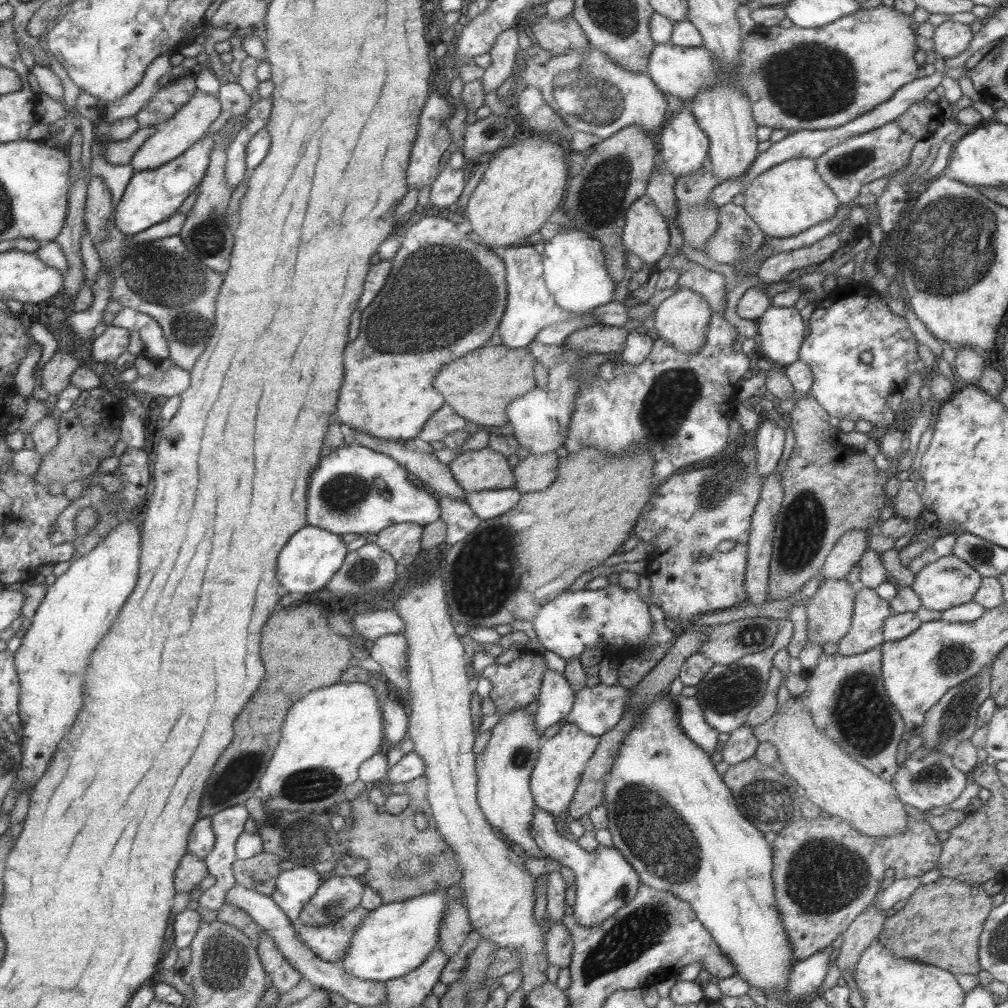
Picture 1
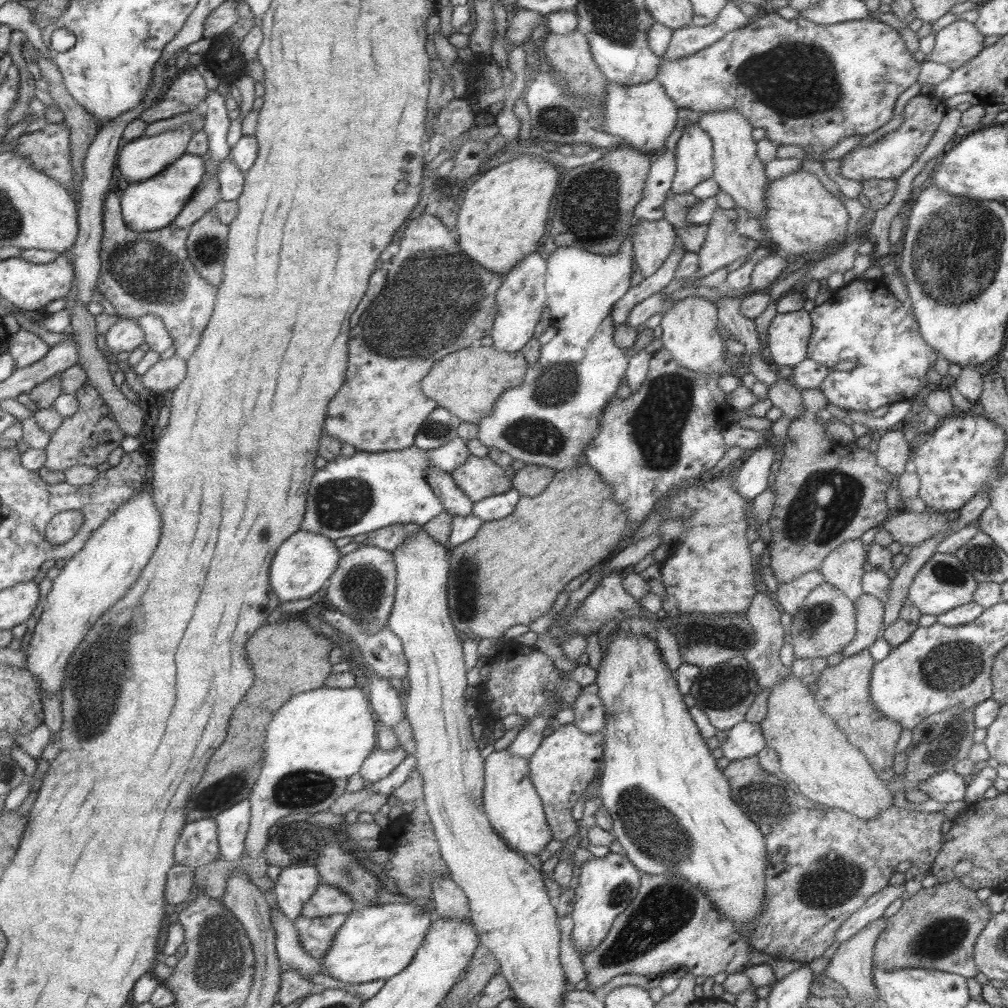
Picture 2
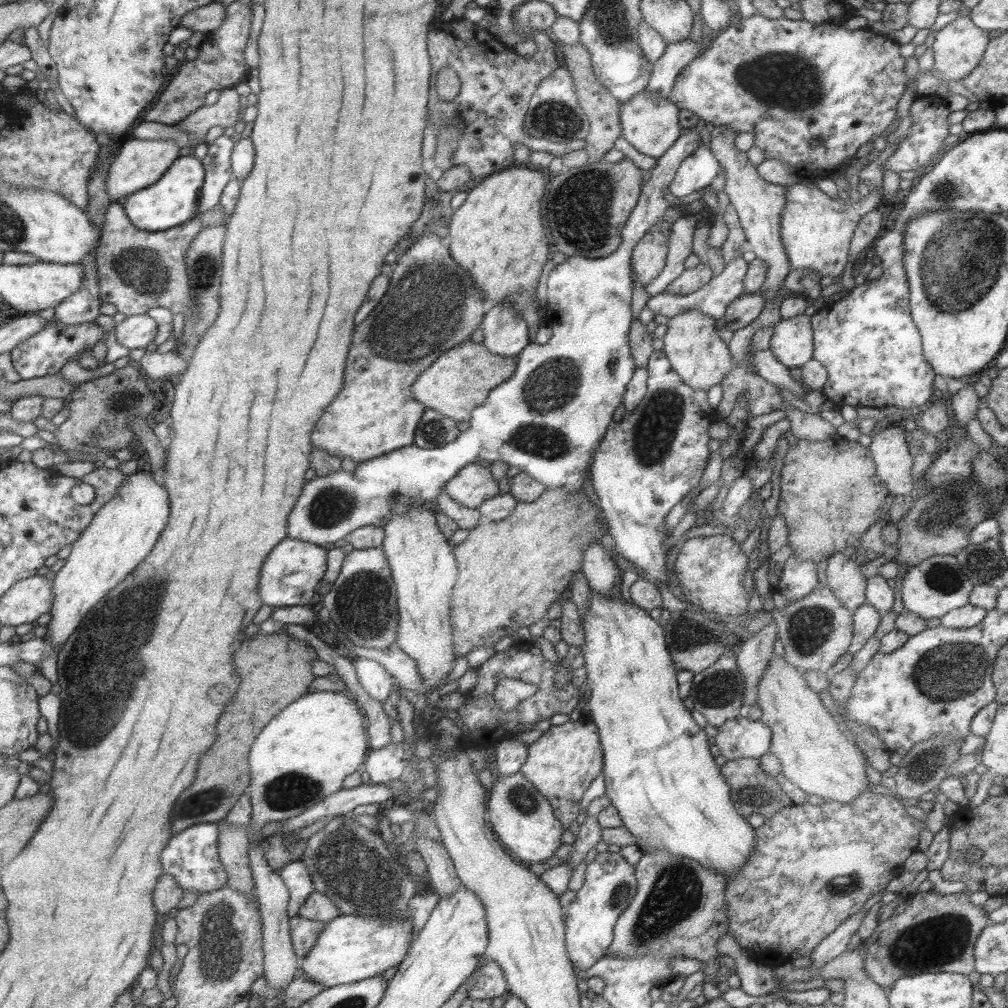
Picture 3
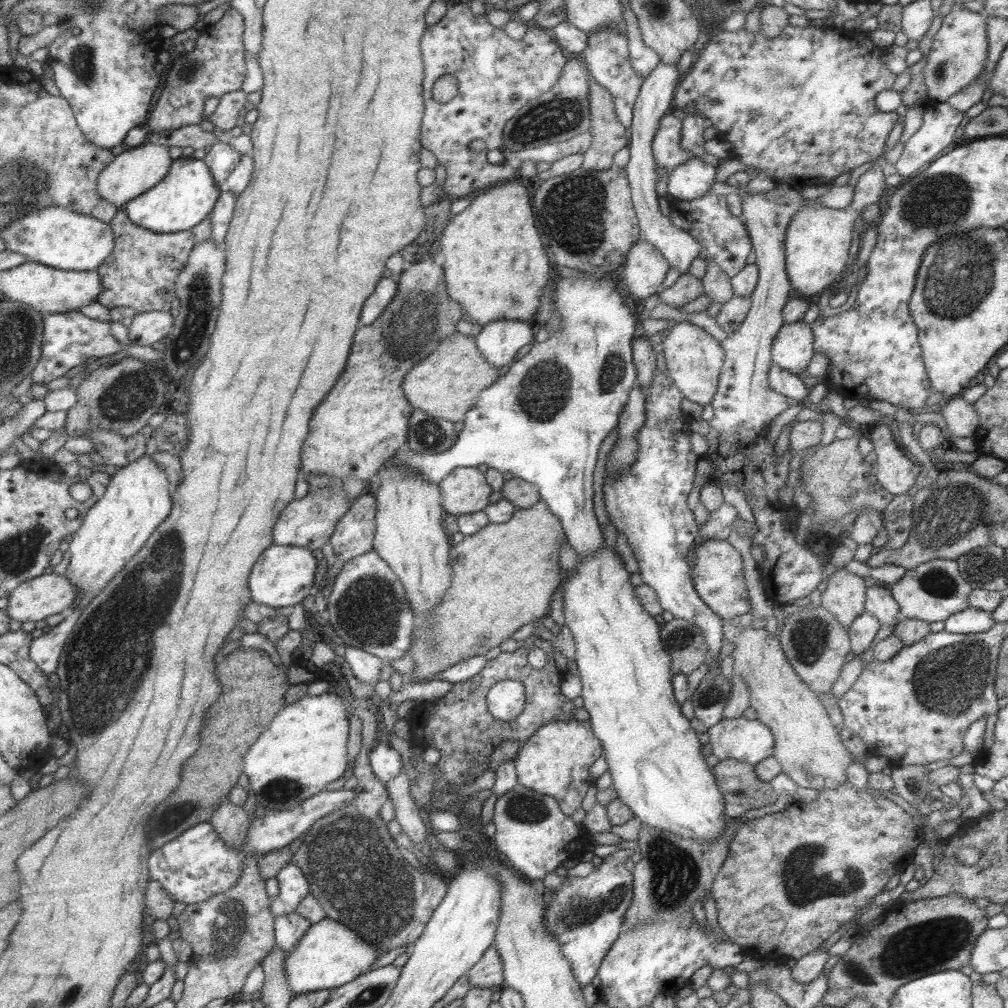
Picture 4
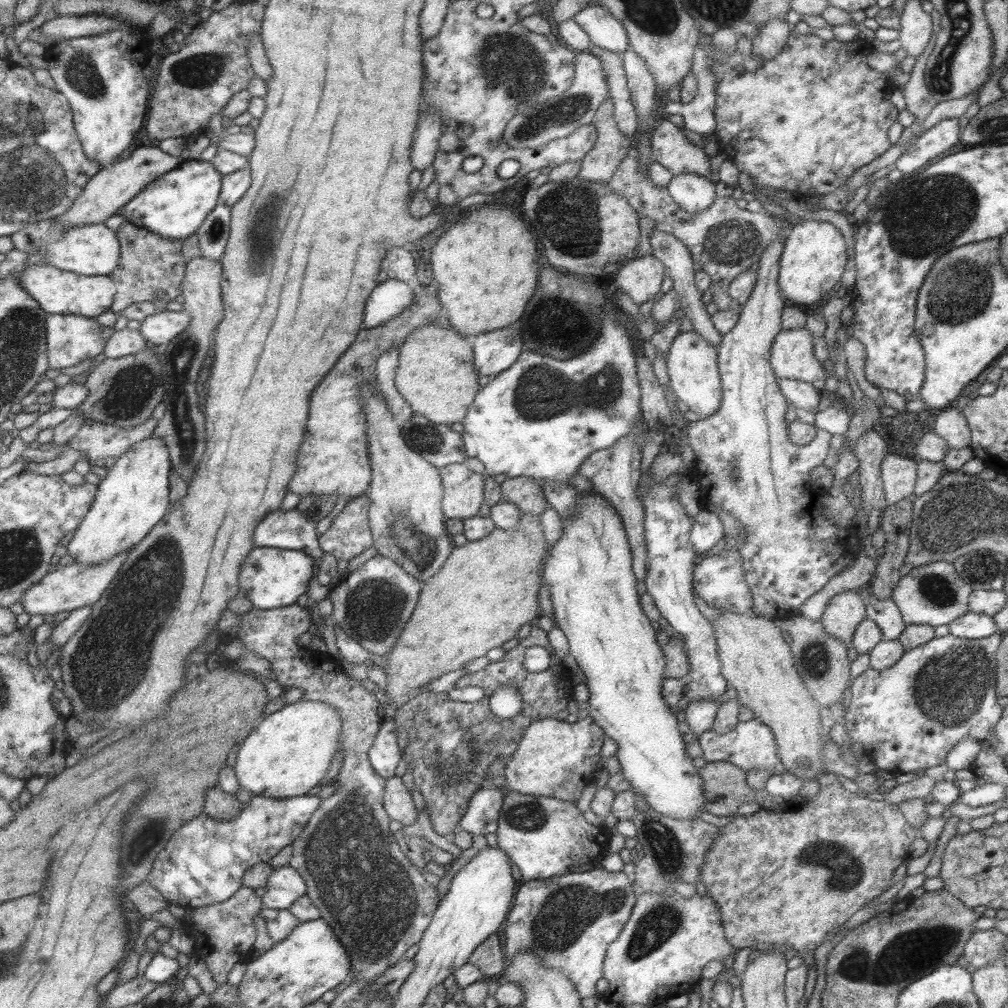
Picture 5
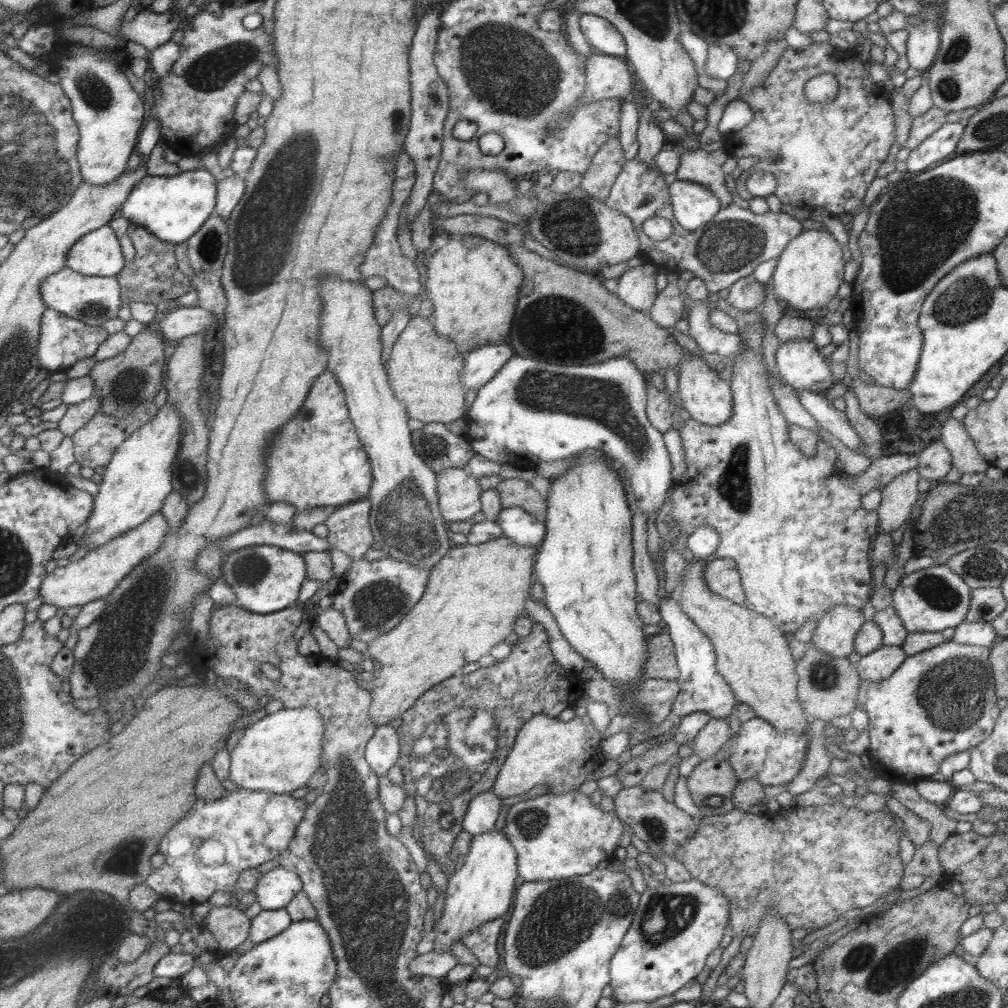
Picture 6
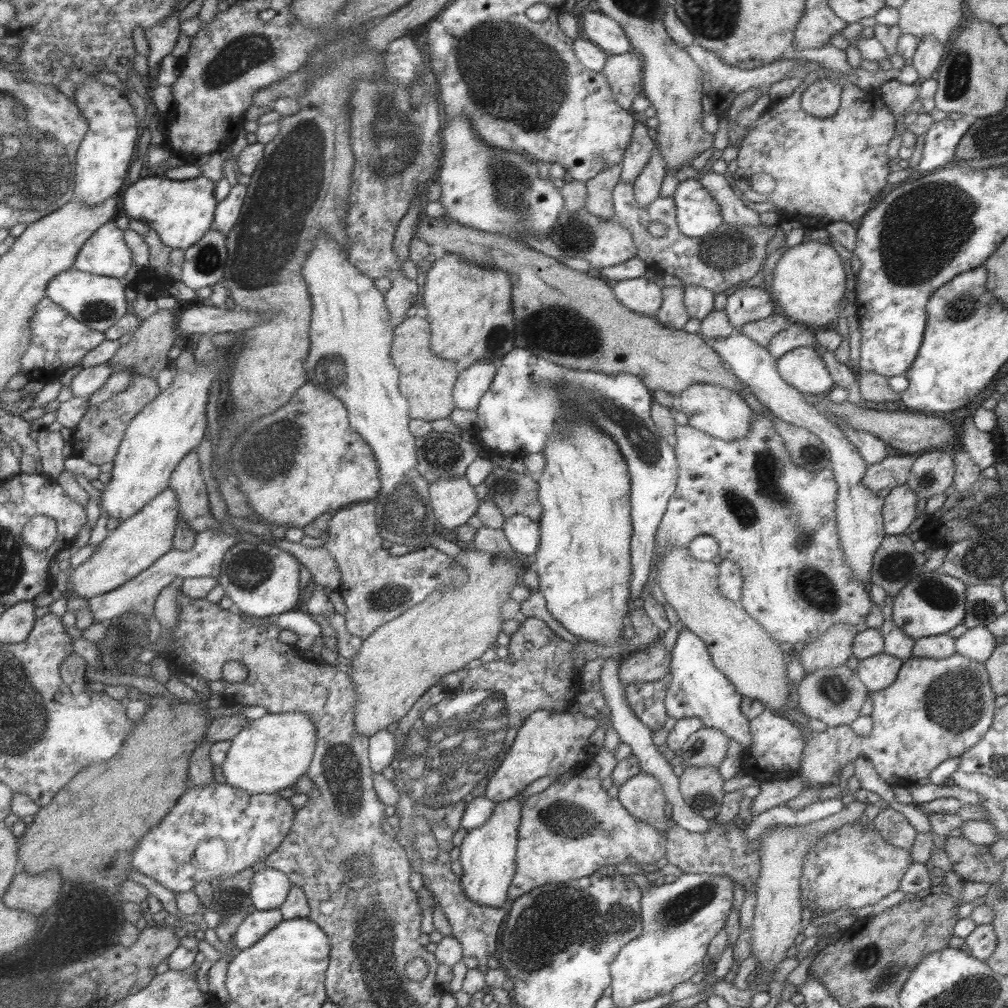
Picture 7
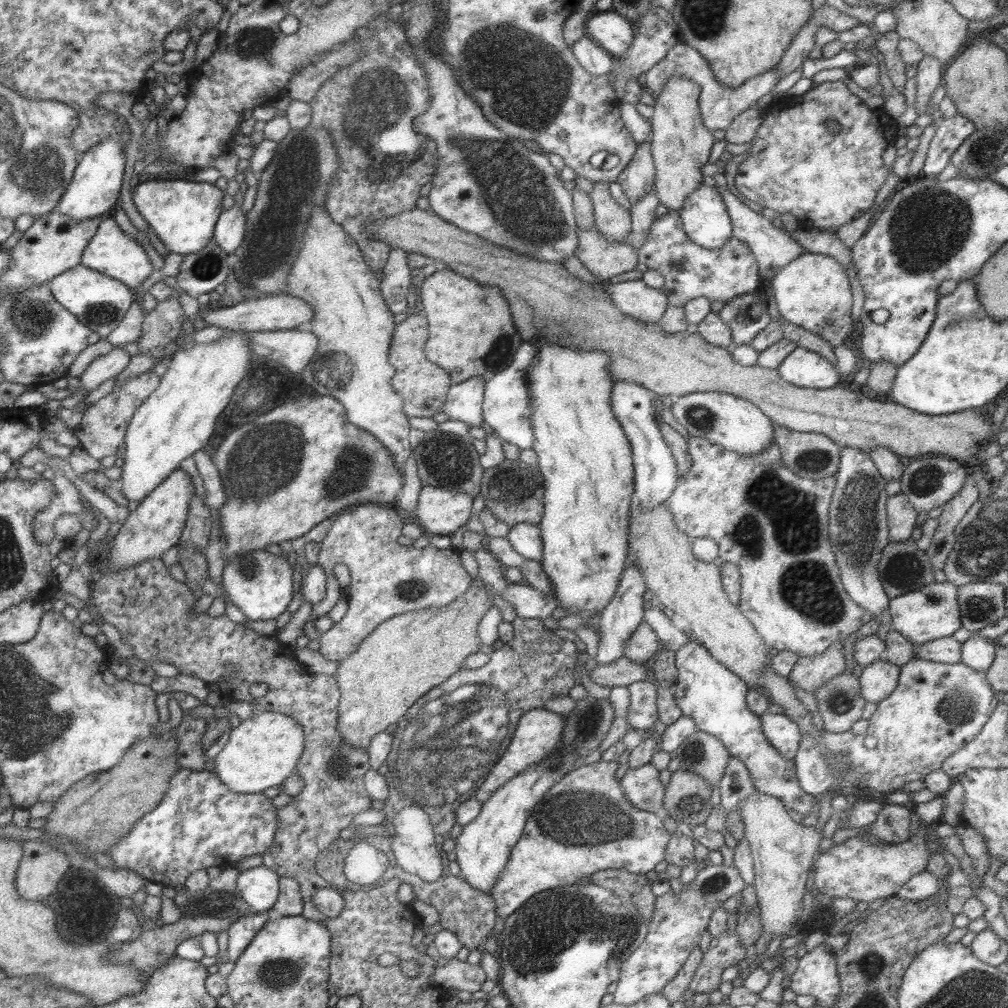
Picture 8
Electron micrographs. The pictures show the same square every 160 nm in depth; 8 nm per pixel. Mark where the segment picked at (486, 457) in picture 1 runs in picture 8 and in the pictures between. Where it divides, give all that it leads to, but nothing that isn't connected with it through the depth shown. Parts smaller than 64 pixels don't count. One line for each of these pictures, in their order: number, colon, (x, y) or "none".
2: (478, 478)
3: (473, 484)
4: (465, 490)
5: (463, 490)
6: (458, 493)
7: (452, 500)
8: (439, 511)

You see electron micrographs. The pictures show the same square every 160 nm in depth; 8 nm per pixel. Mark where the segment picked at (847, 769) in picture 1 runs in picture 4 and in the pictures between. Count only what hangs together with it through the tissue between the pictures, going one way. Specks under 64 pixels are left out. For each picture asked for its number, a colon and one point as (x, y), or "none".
2: (814, 756)
3: (814, 755)
4: (806, 744)

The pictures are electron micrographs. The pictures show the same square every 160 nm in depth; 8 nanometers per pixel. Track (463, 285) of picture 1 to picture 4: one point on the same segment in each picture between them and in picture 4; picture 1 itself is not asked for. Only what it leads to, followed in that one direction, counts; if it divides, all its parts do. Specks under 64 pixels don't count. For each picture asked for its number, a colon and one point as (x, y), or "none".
2: (379, 408)
3: (430, 305)
4: (361, 423)

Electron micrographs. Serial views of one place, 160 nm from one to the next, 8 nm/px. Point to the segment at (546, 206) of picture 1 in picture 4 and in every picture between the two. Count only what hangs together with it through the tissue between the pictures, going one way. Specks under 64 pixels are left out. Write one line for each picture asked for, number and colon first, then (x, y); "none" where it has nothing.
2: (502, 216)
3: (496, 234)
4: (495, 267)

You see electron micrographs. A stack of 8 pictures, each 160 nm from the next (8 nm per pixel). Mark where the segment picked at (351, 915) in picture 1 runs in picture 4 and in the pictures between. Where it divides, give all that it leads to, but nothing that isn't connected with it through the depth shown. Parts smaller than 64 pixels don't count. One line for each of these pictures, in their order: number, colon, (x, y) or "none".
2: (314, 935)
3: (303, 932)
4: (288, 929)

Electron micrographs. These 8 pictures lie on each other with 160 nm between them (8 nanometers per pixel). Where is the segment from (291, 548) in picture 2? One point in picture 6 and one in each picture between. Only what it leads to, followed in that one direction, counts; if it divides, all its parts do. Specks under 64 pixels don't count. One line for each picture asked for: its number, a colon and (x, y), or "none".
3: (290, 573)
4: (282, 575)
5: (269, 578)
6: (265, 579)

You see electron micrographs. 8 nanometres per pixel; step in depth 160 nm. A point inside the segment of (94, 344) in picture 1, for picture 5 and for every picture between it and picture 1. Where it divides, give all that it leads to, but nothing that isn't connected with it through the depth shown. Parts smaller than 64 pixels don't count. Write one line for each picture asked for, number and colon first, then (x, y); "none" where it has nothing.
2: (123, 336)
3: (136, 331)
4: (145, 328)
5: (158, 328)

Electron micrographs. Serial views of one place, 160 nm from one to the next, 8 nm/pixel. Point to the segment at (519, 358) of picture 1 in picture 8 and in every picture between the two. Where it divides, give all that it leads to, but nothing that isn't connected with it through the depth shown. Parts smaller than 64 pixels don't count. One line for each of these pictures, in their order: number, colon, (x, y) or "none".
2: (467, 383)
3: (459, 380)
4: (445, 385)
5: (435, 374)
6: (424, 368)
7: (426, 381)
8: (422, 386)

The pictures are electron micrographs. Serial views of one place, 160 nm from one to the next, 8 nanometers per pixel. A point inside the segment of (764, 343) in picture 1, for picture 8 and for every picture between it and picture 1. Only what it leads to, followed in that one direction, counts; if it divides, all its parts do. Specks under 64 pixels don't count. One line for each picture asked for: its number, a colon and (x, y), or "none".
2: (787, 336)
3: (791, 343)
4: (791, 349)
5: (791, 356)
6: (798, 361)
7: (802, 368)
8: (801, 367)

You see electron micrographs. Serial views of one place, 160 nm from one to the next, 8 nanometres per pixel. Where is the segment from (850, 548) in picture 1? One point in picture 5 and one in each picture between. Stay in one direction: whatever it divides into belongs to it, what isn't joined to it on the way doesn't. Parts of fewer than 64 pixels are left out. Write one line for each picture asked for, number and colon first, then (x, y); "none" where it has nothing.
2: (843, 567)
3: (843, 575)
4: (842, 593)
5: (843, 612)

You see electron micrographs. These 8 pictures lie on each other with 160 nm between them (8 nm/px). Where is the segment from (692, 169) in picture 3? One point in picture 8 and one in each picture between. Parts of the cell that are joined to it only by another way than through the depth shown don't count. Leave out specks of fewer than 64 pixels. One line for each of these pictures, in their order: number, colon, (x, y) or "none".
4: (690, 180)
5: (692, 192)
6: (693, 205)
7: (697, 214)
8: (704, 219)

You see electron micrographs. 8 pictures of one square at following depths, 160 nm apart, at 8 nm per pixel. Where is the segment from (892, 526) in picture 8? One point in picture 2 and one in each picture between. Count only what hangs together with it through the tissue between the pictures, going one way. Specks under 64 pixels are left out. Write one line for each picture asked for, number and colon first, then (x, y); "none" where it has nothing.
2: (893, 451)
3: (888, 449)
4: (893, 471)
5: (898, 475)
6: (898, 497)
7: (898, 511)

